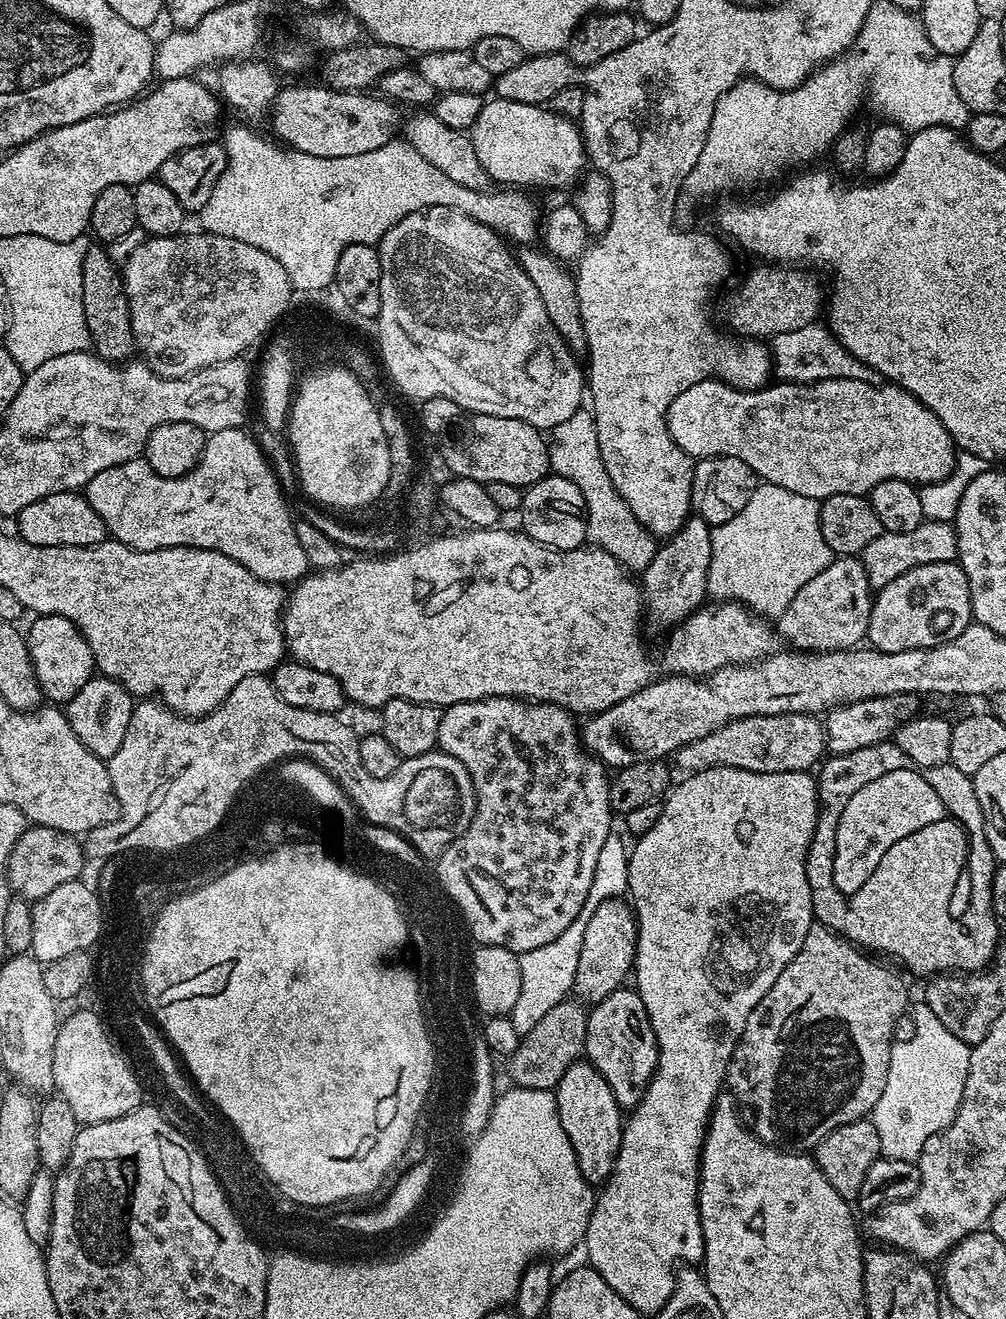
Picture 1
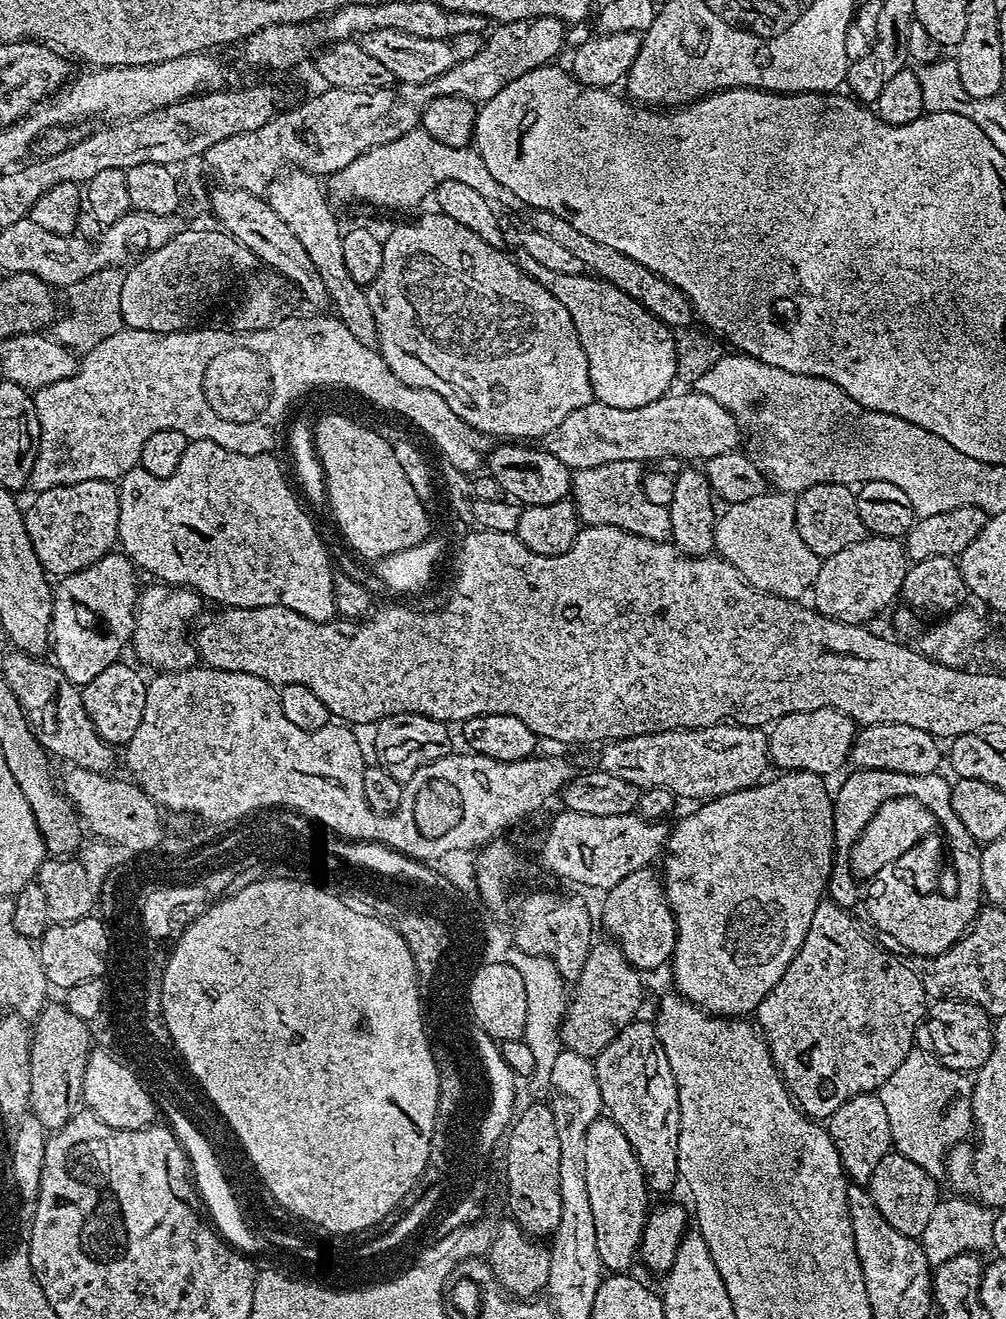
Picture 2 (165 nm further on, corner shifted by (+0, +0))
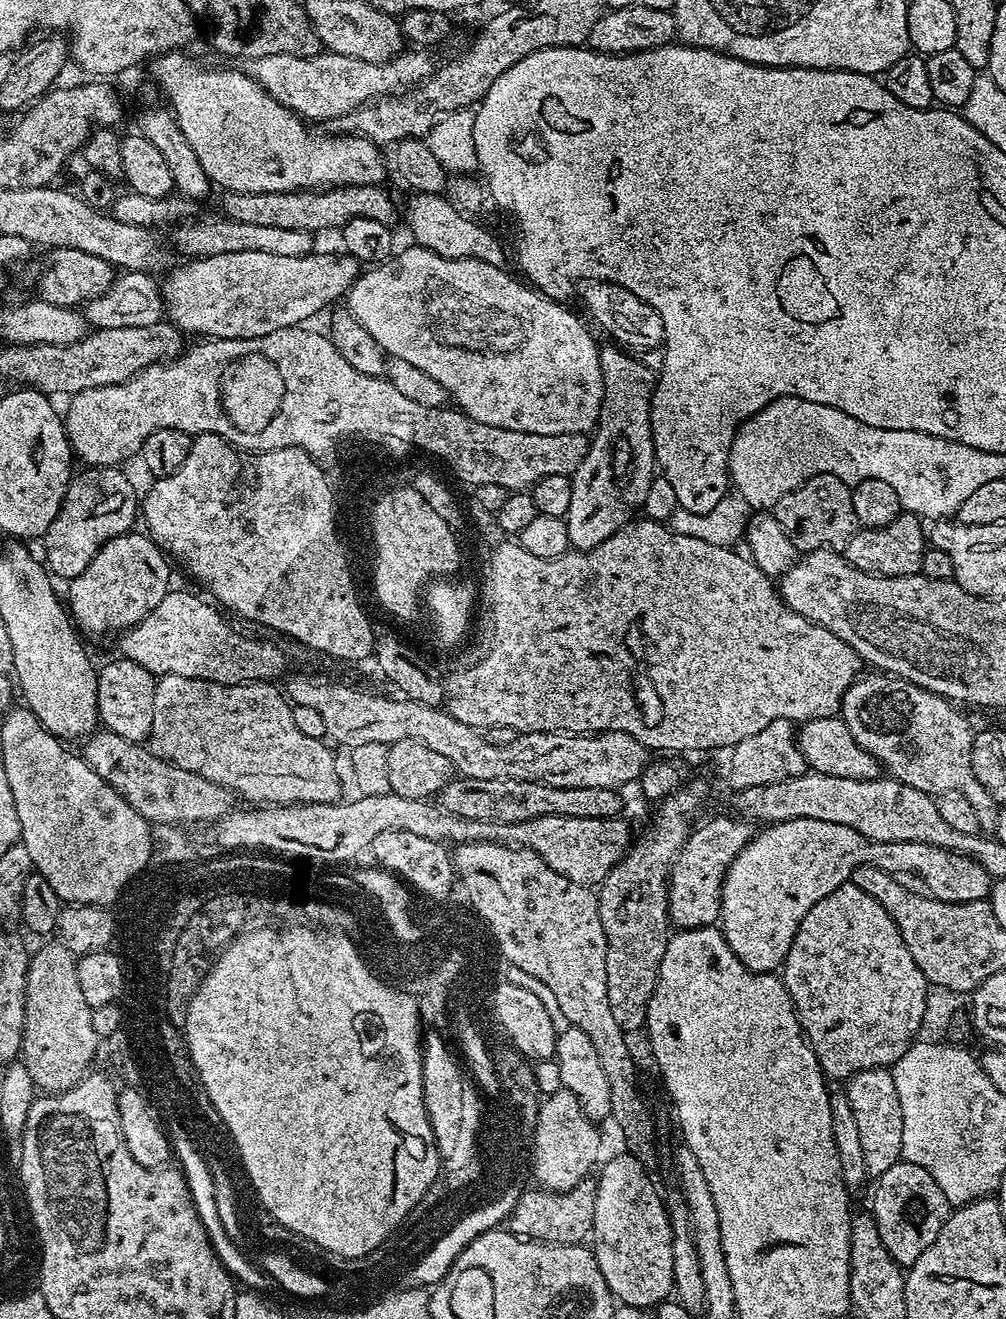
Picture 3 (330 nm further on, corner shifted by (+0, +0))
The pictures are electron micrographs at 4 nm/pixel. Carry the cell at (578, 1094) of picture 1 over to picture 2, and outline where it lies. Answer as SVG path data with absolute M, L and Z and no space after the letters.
M597 1118L584 1134L584 1192L588 1195L587 1215L594 1222L600 1263L609 1273L624 1274L638 1256L640 1235L650 1211L649 1189L632 1153L630 1142L613 1120Z

